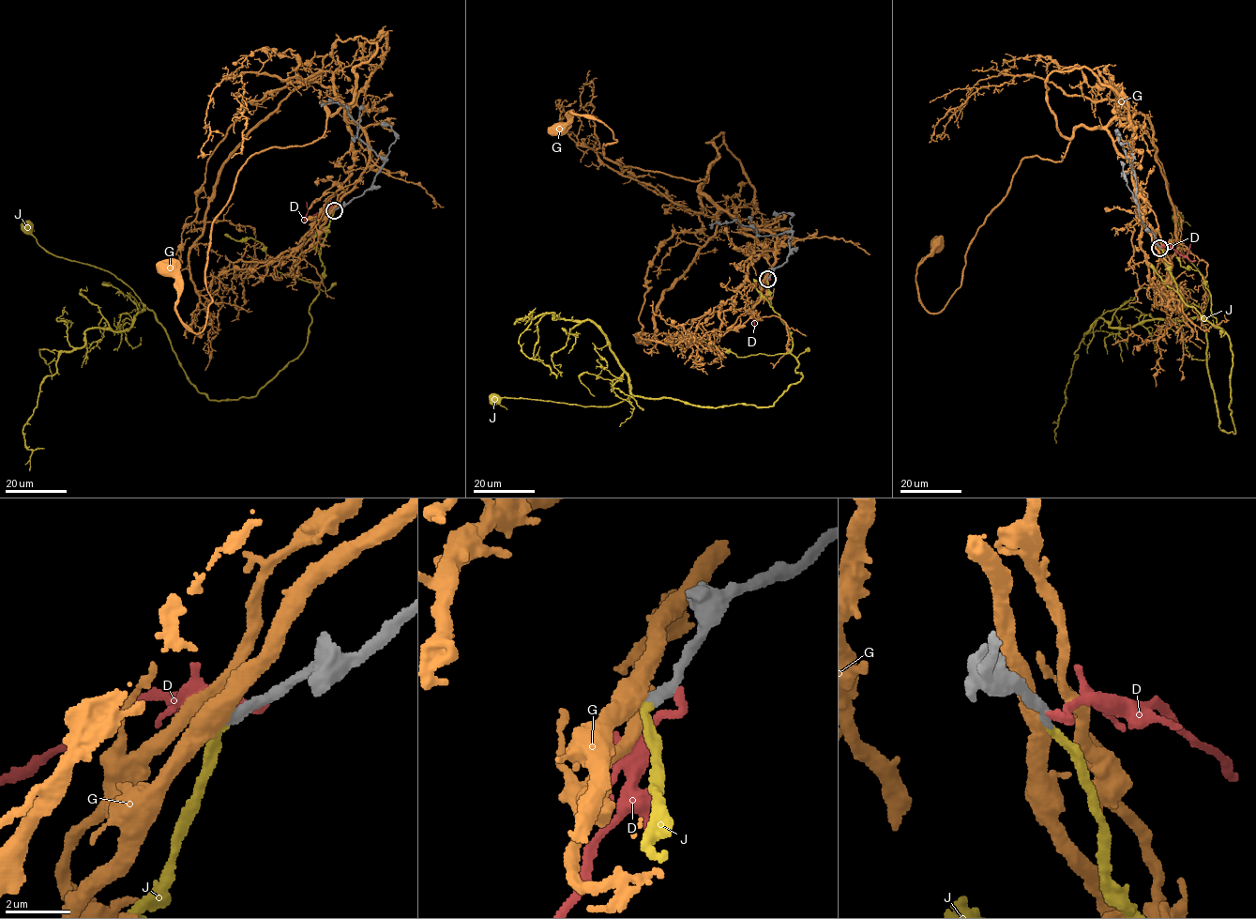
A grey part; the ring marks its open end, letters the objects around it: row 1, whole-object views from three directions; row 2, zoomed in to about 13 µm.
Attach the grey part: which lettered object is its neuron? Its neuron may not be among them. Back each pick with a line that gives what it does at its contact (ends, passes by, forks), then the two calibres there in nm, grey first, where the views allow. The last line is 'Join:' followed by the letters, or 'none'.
J: It ends there. Thickness 280 nm (grey) against 240 nm
Join: J

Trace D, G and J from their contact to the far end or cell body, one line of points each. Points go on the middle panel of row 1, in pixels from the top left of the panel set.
D: (769, 277), (752, 316), (749, 316)
G: (766, 279), (777, 237), (746, 229), (706, 180), (613, 163), (612, 132), (589, 115), (568, 111), (561, 130)
J: (766, 279), (803, 375), (773, 405), (629, 394), (602, 406), (494, 398)

